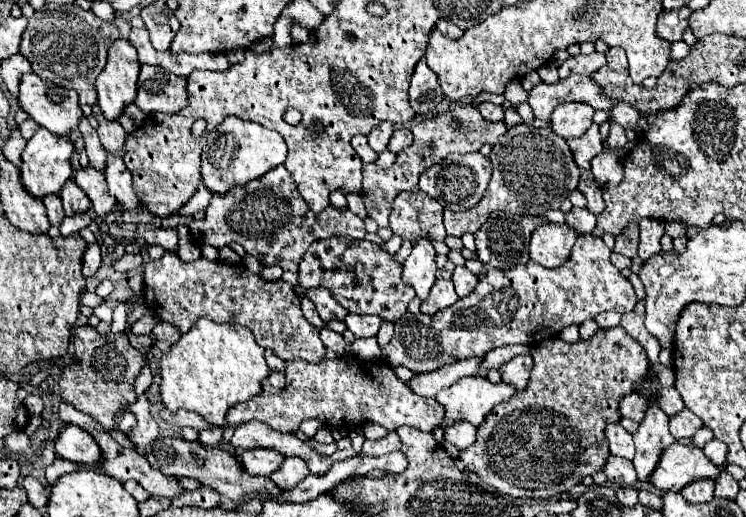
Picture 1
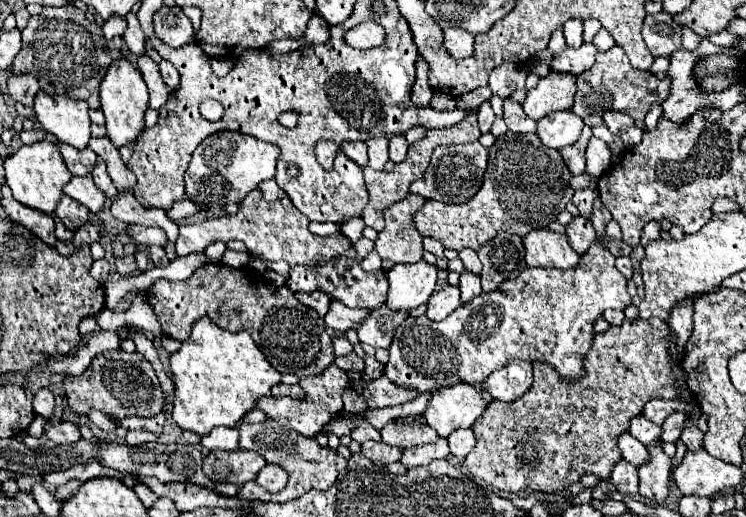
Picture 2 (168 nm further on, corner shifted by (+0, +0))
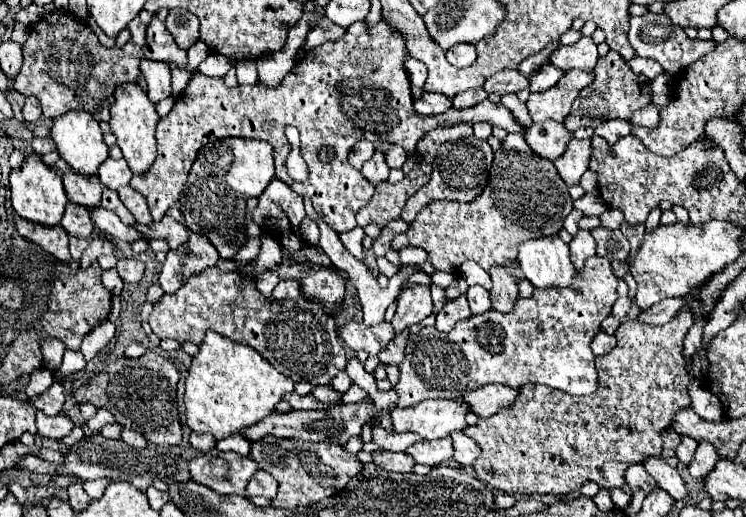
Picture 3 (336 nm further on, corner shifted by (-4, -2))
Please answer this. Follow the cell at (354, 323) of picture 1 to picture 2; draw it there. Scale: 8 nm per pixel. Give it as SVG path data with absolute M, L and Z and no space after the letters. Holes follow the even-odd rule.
M387 306L375 308L375 310L359 324L359 330L357 330L359 342L371 344L373 348L389 348L395 330L399 328L399 324L401 324L405 318L407 318L407 312L391 310L391 308L387 308Z

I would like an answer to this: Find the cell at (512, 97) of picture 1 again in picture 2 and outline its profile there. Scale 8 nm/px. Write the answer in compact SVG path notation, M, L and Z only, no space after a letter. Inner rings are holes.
M501 64L497 66L489 76L489 86L493 94L501 98L509 98L515 90L521 90L525 86L527 70L515 64Z

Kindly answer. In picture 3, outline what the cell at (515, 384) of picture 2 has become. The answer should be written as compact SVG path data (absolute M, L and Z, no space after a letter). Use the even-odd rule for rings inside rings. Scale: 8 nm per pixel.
M489 384L477 388L475 392L467 392L467 396L463 396L463 402L469 406L469 412L477 414L479 418L489 418L501 408L511 406L515 396L517 392L511 392L511 388L503 388L503 384Z

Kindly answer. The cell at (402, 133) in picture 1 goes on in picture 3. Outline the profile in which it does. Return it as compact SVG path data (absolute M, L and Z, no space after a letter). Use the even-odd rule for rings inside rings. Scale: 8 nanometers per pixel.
M395 144L395 146L389 146L389 148L385 150L385 162L387 162L389 168L399 170L399 168L405 164L405 160L407 160L407 154L405 154L403 148L399 148L397 144Z

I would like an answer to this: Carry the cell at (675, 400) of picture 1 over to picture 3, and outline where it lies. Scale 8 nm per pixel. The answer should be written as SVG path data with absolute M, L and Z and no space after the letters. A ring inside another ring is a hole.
M681 436L681 444L679 444L679 448L675 450L675 454L677 454L677 458L679 458L685 466L689 466L687 462L691 462L691 458L693 458L693 454L695 454L695 448L697 448L695 440Z

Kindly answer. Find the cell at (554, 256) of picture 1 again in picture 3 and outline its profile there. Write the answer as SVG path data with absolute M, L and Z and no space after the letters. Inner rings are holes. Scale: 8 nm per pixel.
M559 236L523 242L517 260L535 288L565 288L575 276L569 246Z

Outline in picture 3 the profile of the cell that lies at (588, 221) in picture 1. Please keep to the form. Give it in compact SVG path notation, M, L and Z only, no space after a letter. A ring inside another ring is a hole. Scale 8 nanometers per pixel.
M579 230L577 236L575 236L575 238L571 240L571 244L569 244L571 262L573 262L575 270L581 270L581 268L583 268L585 260L595 254L595 248L597 248L597 244L595 244L591 232L589 232L589 230Z

